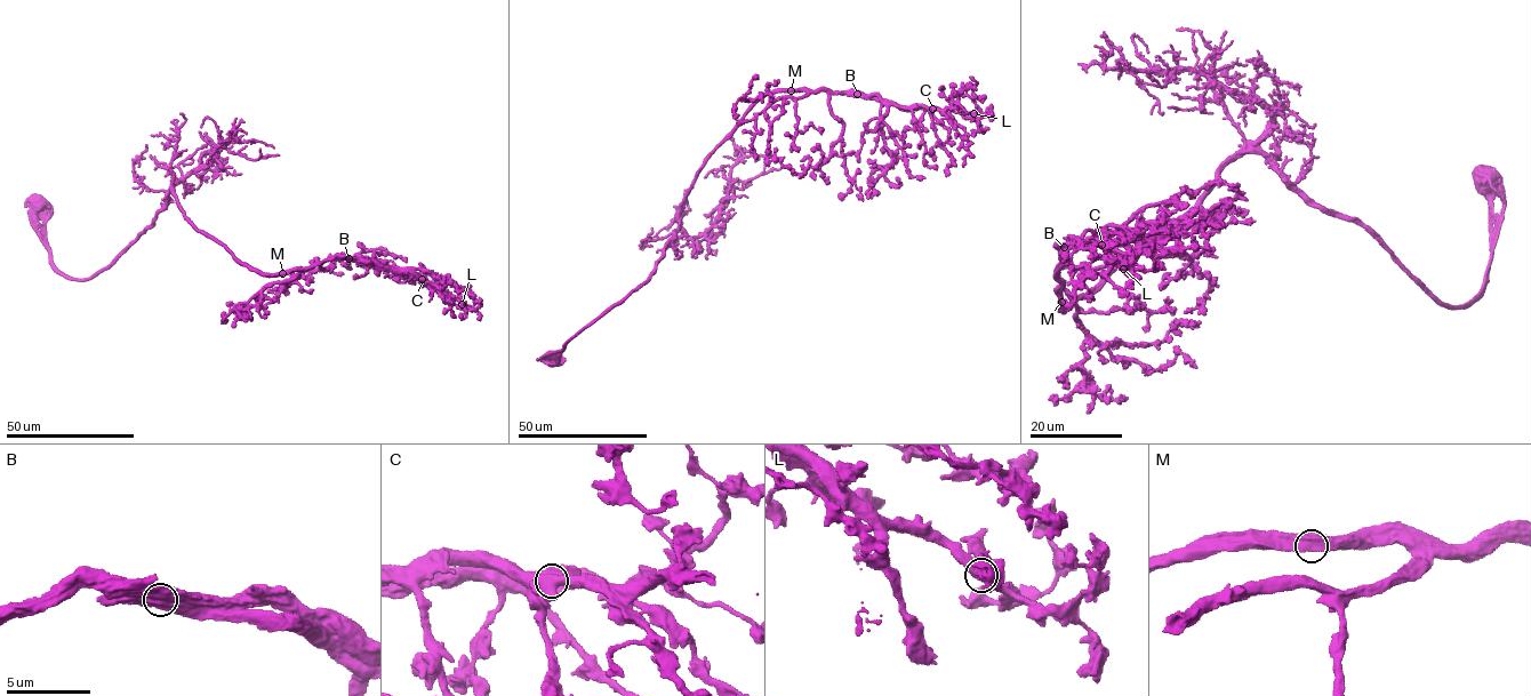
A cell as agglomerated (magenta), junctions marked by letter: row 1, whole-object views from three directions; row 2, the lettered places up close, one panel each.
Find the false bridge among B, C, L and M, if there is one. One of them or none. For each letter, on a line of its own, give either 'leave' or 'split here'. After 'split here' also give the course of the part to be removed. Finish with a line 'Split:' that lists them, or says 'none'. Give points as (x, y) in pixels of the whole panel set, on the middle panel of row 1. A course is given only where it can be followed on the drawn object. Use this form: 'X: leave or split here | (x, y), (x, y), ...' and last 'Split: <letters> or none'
B: split here | (856, 94), (878, 95), (904, 110), (951, 109), (959, 95), (966, 94), (980, 112)
C: leave
L: leave
M: leave
Split: B

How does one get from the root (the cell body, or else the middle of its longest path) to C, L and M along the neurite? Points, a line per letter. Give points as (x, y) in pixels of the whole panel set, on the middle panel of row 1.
C: (548, 358), (649, 278), (676, 230), (679, 207), (695, 174), (766, 94), (858, 93), (932, 109)
L: (548, 358), (649, 278), (676, 230), (679, 207), (695, 174), (766, 94), (858, 93), (902, 105), (974, 113)
M: (548, 358), (647, 279), (676, 230), (679, 207), (704, 162), (756, 102), (776, 90), (791, 90)

